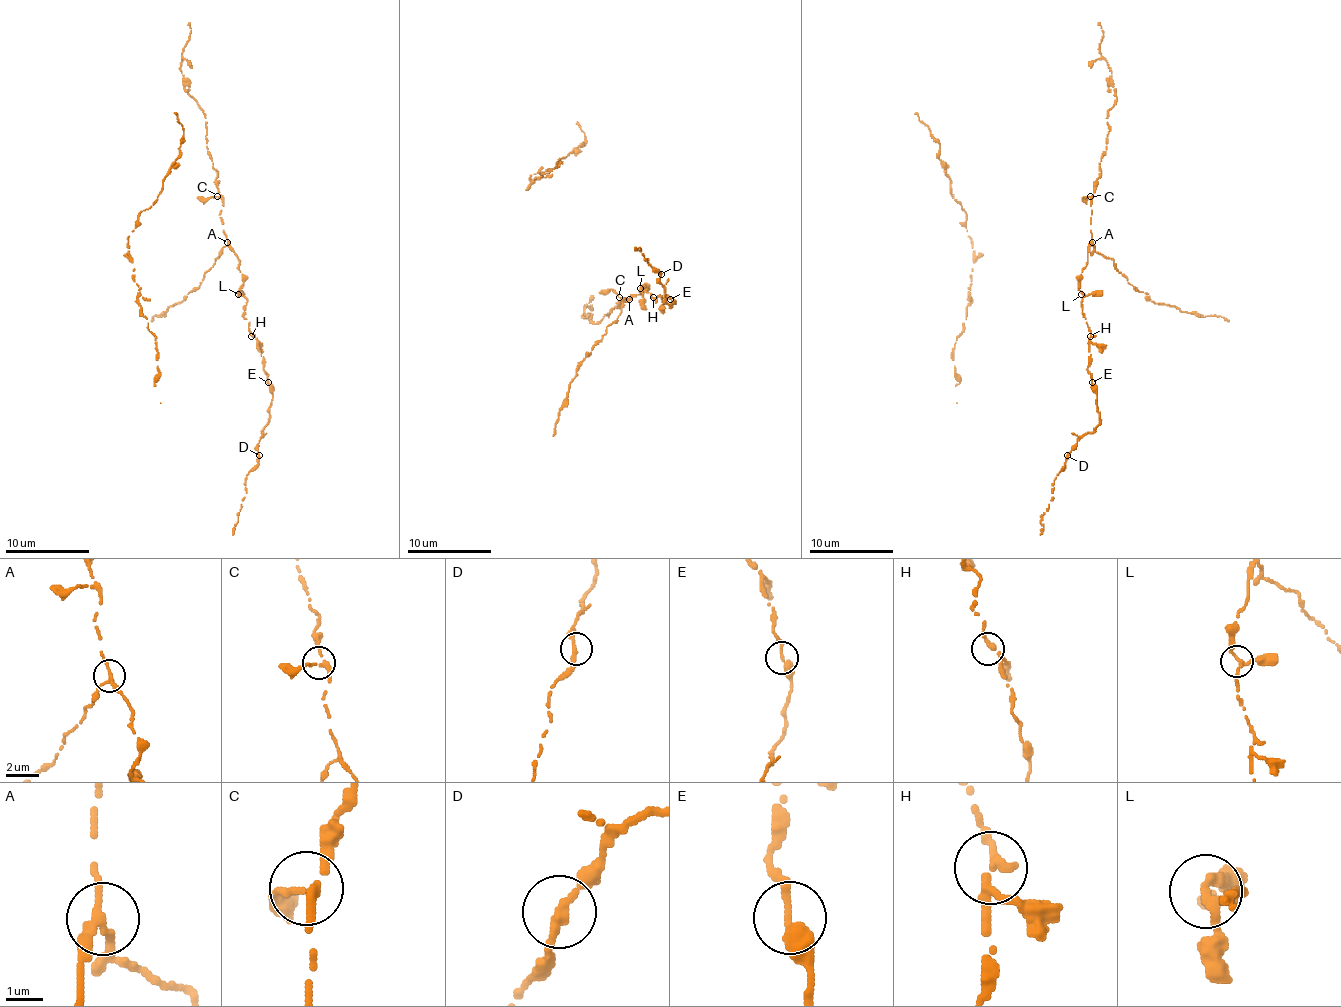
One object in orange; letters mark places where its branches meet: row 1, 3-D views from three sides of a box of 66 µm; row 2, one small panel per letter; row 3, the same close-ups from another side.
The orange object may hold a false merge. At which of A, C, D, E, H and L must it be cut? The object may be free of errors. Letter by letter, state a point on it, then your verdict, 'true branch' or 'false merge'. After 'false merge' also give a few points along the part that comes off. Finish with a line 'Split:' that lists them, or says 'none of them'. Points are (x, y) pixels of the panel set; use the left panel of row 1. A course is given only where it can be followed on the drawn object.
A: at (227, 242); false merge; foreign part runs (228, 242), (201, 284), (165, 313), (152, 315), (150, 321)
C: at (217, 196); true branch
D: at (259, 455); true branch
E: at (268, 382); true branch
H: at (251, 336); true branch
L: at (238, 294); true branch
Split: A

